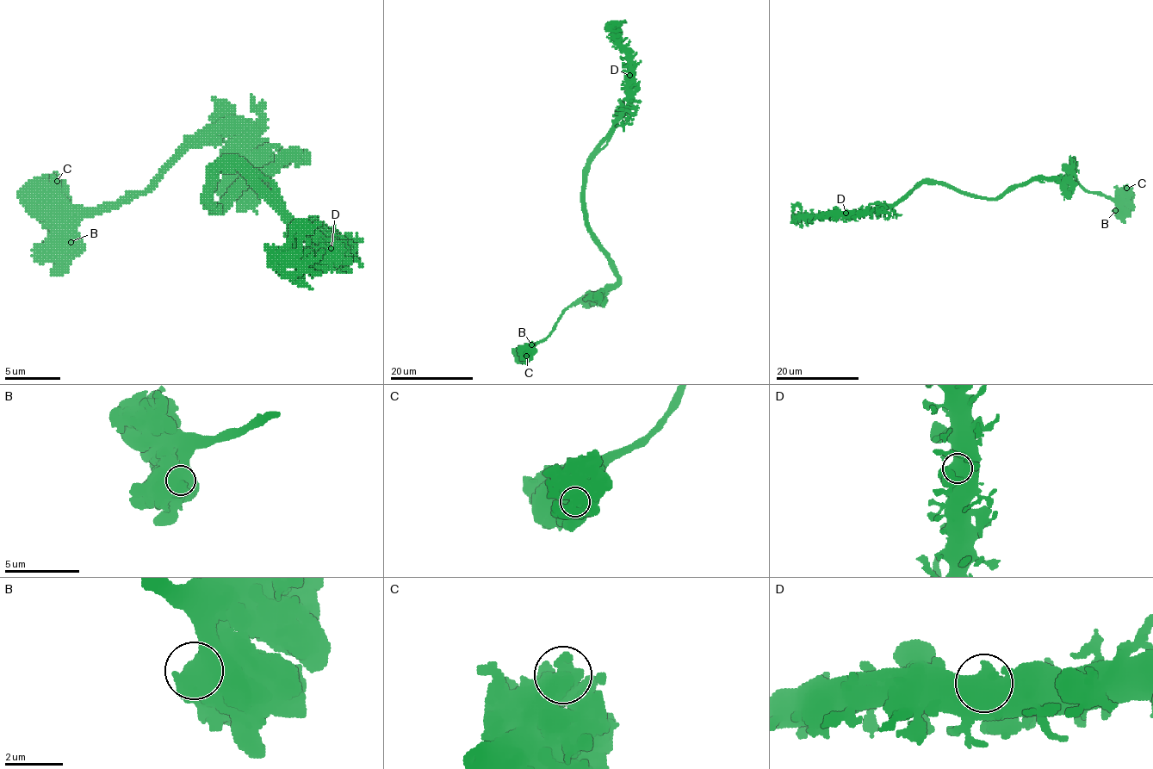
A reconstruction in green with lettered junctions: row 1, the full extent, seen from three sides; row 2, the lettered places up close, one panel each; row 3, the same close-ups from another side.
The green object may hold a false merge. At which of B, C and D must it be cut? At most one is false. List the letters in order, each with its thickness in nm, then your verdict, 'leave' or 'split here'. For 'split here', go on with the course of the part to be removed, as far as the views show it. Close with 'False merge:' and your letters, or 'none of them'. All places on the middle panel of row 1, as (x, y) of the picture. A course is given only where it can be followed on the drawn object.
B: 1050 nm thick; leave
C: 1050 nm thick; leave
D: 1100 nm thick; split here; foreign part runs (629, 75), (629, 84), (635, 92), (623, 102), (616, 127), (591, 160), (587, 175)
False merge: D

